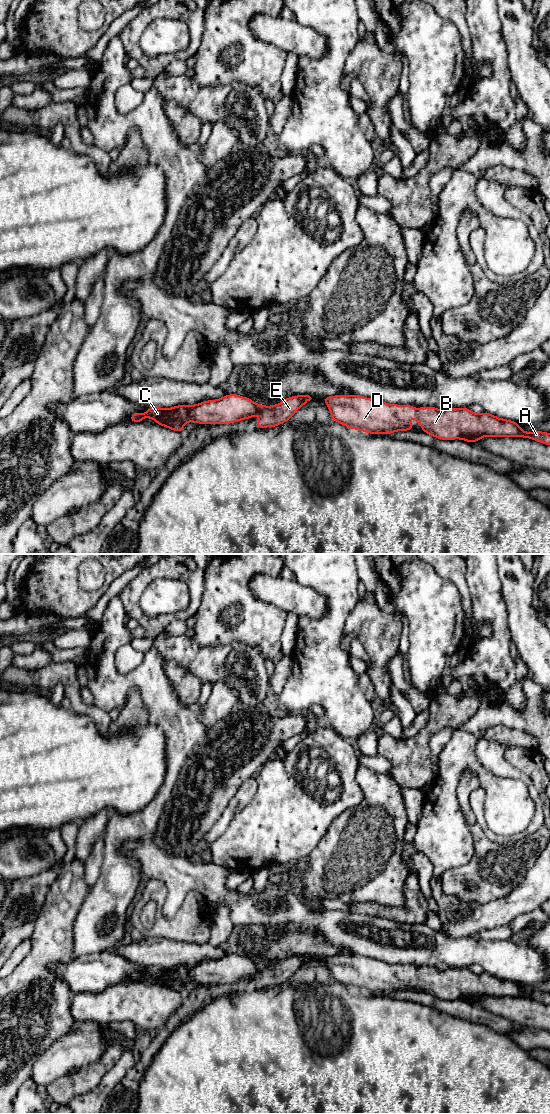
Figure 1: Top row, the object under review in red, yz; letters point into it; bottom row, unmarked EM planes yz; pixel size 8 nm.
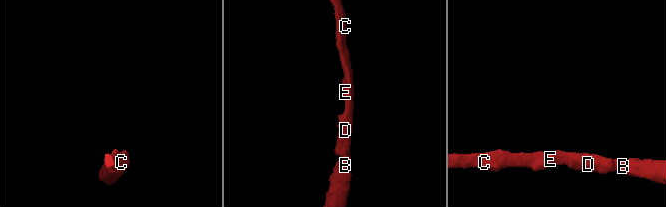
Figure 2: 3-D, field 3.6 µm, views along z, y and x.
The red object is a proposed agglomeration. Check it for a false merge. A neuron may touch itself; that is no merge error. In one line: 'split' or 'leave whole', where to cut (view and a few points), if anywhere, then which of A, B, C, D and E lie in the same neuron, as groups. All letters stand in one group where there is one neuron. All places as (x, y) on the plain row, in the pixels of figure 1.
leave whole; no cut; A B C D E

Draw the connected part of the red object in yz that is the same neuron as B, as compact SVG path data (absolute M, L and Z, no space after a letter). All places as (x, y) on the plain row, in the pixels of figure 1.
M359 955L324 956L324 962L331 972L331 980L340 984L369 994L389 995L396 991L414 991L413 984L408 983L411 976L422 986L421 991L441 1000L463 999L469 1003L475 1003L485 996L491 997L522 997L529 998L540 1003L550 1005L550 993L534 991L525 992L518 983L493 976L485 971L474 974L470 968L453 968L441 971L435 966L420 967L417 970L412 965L392 965L379 960L369 959Z

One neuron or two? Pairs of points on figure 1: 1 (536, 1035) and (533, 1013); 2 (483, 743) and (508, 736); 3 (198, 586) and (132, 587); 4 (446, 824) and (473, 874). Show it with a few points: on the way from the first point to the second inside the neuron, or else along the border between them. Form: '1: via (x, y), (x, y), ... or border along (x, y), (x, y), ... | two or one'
1: border along (518, 1026), (539, 1030) | two
2: border along (484, 736), (490, 740), (502, 743), (507, 748) | two
3: via (182, 571), (154, 571), (148, 574) | one
4: border along (473, 840), (472, 857), (466, 863), (445, 871) | two

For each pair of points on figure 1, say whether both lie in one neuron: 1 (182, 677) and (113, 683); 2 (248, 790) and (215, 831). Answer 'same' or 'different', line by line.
1: different
2: same

